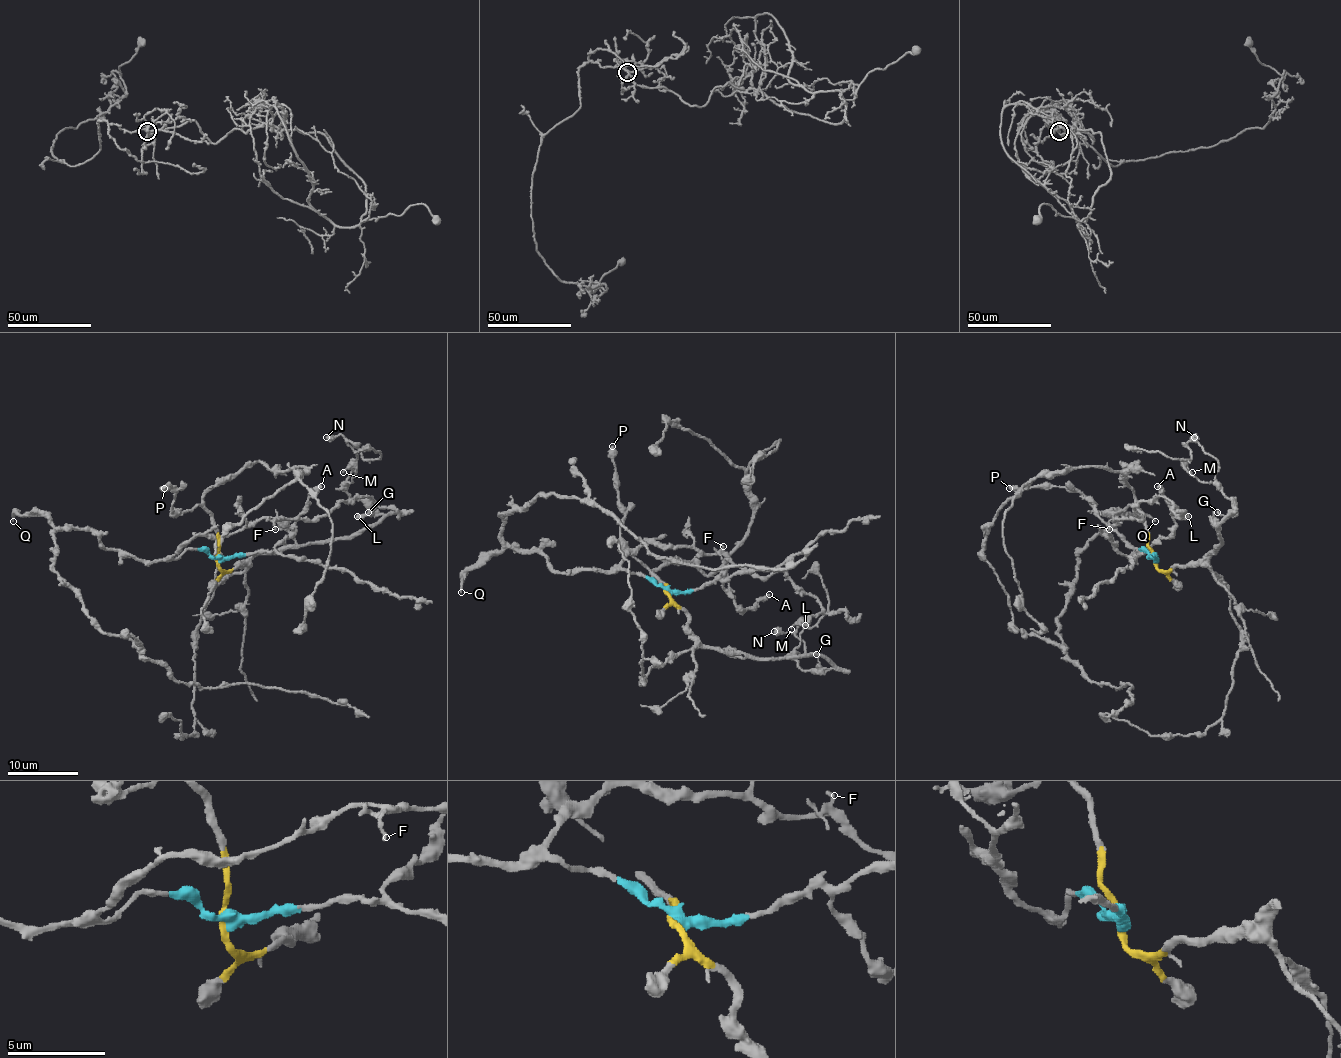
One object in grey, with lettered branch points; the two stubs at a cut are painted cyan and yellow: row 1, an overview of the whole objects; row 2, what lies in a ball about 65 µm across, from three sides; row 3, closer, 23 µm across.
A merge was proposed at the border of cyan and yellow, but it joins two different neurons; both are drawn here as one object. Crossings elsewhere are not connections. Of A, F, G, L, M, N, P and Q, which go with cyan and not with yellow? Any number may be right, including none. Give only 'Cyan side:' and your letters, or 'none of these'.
Cyan side: A, F, L, Q

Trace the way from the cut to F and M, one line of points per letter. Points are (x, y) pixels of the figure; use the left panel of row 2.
F: (218, 559), (204, 550), (189, 549), (174, 556), (196, 536), (225, 536), (262, 519), (274, 520), (276, 529)
M: (218, 559), (234, 570), (373, 526), (383, 515), (353, 499), (355, 471), (343, 473)

